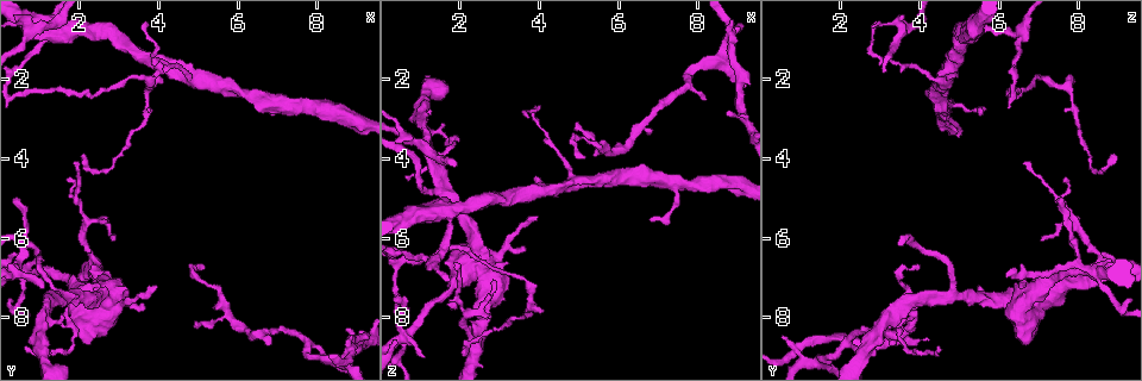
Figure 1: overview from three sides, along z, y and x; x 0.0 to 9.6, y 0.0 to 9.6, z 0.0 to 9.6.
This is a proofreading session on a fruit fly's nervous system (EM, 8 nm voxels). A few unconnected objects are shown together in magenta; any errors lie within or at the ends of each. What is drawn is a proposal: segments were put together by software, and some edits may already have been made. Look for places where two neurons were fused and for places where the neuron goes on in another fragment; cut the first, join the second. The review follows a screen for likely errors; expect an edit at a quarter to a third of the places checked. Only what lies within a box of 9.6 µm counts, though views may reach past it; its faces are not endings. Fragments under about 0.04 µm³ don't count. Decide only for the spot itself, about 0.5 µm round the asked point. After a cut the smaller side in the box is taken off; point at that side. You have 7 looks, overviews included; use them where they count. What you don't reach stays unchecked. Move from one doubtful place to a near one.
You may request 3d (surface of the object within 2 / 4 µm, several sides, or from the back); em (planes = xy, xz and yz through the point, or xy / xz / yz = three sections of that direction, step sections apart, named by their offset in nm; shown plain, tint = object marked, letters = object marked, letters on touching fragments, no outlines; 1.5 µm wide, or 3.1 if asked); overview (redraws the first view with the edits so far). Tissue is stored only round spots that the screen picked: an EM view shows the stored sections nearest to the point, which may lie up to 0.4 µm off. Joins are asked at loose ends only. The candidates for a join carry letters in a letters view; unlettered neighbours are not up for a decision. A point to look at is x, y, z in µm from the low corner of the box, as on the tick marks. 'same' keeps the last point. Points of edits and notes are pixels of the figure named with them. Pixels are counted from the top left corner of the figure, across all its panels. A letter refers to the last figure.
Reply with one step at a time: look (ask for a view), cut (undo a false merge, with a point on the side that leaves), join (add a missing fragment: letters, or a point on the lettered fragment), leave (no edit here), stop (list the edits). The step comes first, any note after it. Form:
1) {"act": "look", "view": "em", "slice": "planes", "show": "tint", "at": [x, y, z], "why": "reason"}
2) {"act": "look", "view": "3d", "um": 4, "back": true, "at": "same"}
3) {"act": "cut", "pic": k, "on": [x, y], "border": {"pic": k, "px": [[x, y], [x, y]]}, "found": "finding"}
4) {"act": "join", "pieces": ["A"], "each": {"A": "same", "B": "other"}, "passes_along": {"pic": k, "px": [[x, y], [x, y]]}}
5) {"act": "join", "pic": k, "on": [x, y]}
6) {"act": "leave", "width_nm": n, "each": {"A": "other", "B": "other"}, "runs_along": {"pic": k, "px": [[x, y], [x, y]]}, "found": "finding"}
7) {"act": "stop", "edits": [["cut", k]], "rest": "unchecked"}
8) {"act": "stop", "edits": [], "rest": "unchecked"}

{"act": "look", "view": "3d", "um": 2, "at": [2.60, 6.90, 8.45], "why": "branch point"}

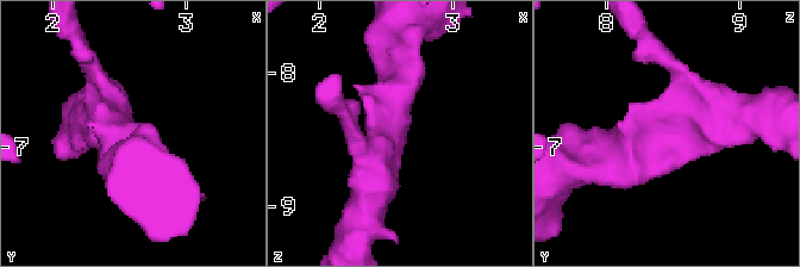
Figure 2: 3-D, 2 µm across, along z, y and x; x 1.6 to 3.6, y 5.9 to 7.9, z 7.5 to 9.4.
{"act": "look", "view": "em", "slice": "xy", "step": 8, "show": "tint", "at": [2.56, 6.88, 8.40], "arms": 3, "why": "shape alone is not enough"}

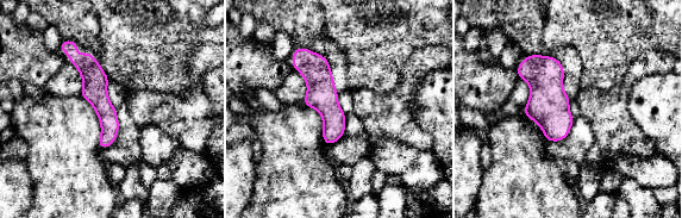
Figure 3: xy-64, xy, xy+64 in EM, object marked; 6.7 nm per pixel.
{"act": "look", "view": "em", "slice": "yz", "step": 4, "show": "letters", "at": "same"}

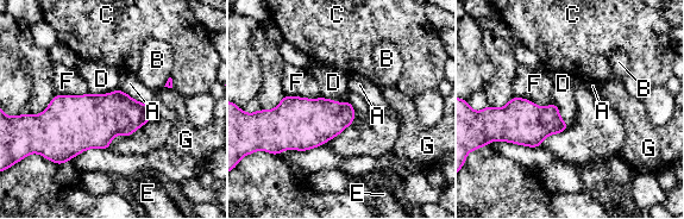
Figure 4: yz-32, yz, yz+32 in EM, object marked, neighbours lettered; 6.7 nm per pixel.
{"act": "leave", "longest_contact_nm": ["A", 320], "each": {"A": "other", "B": "other", "C": "other", "D": "other", "E": "other", "F": "other", "G": "other"}, "border": {"pic": 4, "px": [[119, 87], [100, 94], [89, 93]]}, "found": "all the same neuron"}

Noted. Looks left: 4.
{"act": "look", "view": "em", "slice": "xy", "step": 8, "show": "letters", "at": [0.65, 8.75, 4.45], "why": "free end"}

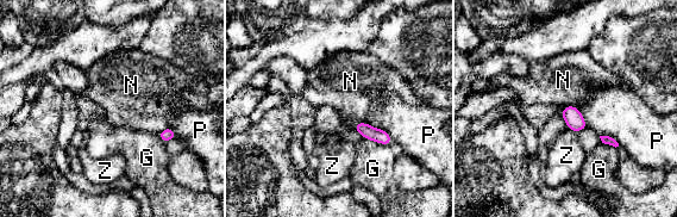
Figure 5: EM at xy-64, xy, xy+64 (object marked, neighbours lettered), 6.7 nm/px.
{"act": "look", "view": "em", "slice": "yz", "step": 8, "show": "letters", "at": "same", "why": "cut it another way"}

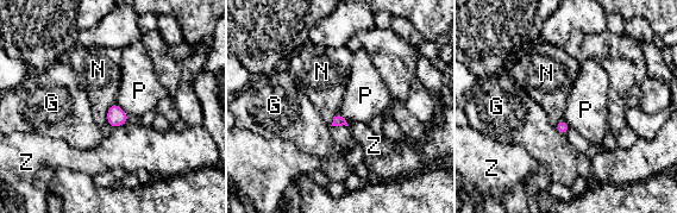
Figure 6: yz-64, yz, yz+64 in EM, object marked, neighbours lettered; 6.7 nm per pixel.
{"act": "leave", "each": {"G": "other", "N": "other", "P": "other", "Z": "other"}, "border": {"pic": 6, "px": [[114, 101], [107, 110], [106, 121]]}, "found": "no lettered fragment goes on from it"}

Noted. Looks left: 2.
{"act": "stop", "edits": [], "rest": "unchecked"}

